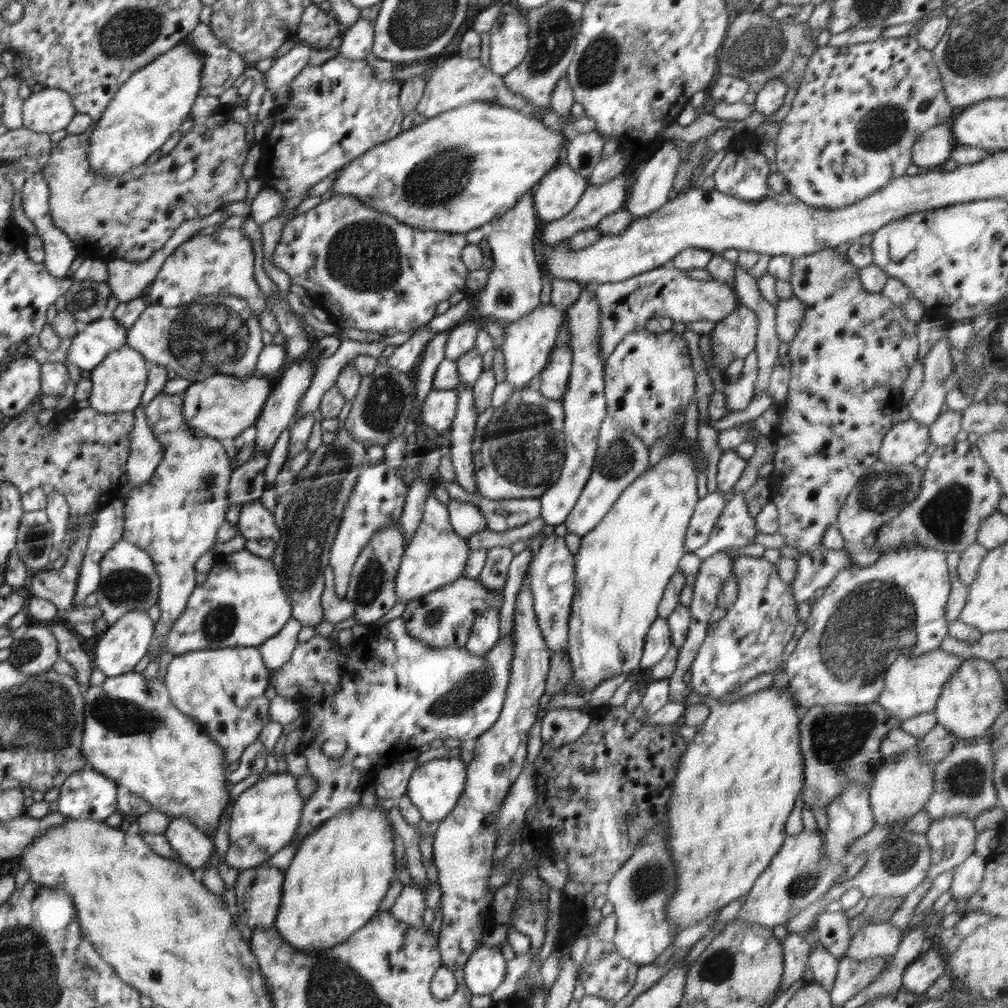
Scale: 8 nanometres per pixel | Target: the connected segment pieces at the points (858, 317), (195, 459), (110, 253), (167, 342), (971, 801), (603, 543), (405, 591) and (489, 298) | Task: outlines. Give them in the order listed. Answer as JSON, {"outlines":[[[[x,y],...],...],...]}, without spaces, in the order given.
{"outlines":[[[[826,247],[815,253],[803,254],[794,257],[790,284],[793,296],[805,304],[805,311],[796,336],[789,342],[788,354],[790,361],[790,380],[788,389],[788,400],[785,400],[786,408],[780,419],[782,432],[794,432],[794,434],[782,434],[776,444],[776,456],[774,456],[774,470],[770,475],[771,485],[774,488],[771,502],[778,510],[778,535],[784,537],[786,546],[797,548],[801,555],[812,550],[816,545],[822,543],[822,537],[828,527],[836,524],[838,513],[852,488],[858,483],[865,471],[876,463],[884,435],[891,429],[892,414],[898,412],[906,403],[903,401],[903,384],[907,379],[909,370],[919,360],[919,342],[917,339],[917,325],[908,319],[901,306],[894,304],[885,294],[869,293],[864,290],[859,270],[856,270],[847,259],[845,253],[839,253],[836,248]]],[[[162,392],[155,396],[146,406],[145,408],[145,417],[148,423],[148,426],[152,429],[154,436],[158,439],[158,442],[161,442],[161,445],[165,448],[164,457],[162,457],[162,461],[158,463],[158,467],[154,472],[154,475],[149,478],[146,484],[142,484],[142,486],[138,486],[138,488],[127,489],[123,492],[124,495],[124,531],[122,534],[122,538],[130,543],[134,543],[134,546],[140,547],[142,550],[145,550],[150,556],[151,559],[154,560],[154,570],[156,574],[159,576],[159,598],[157,606],[160,608],[160,618],[154,623],[153,628],[153,637],[149,642],[149,650],[148,656],[151,658],[152,661],[161,660],[161,656],[158,656],[158,653],[163,651],[163,640],[165,640],[168,631],[173,628],[174,621],[184,609],[186,609],[186,604],[188,603],[188,599],[190,599],[190,594],[192,594],[194,588],[196,588],[196,580],[194,576],[196,576],[197,572],[194,570],[194,563],[198,560],[198,557],[205,552],[210,551],[212,546],[216,544],[216,532],[218,532],[218,528],[226,522],[226,514],[228,512],[228,488],[230,488],[230,478],[232,478],[232,474],[234,470],[231,468],[231,459],[228,458],[226,455],[226,451],[224,447],[220,444],[220,439],[210,437],[208,435],[204,435],[202,433],[197,433],[193,435],[189,431],[189,427],[184,422],[184,417],[182,416],[182,403],[183,403],[183,392],[180,394],[166,394]]],[[[228,120],[214,130],[196,126],[186,136],[181,136],[178,144],[155,163],[144,163],[110,178],[93,172],[89,167],[89,137],[95,126],[94,122],[82,134],[67,135],[55,144],[53,156],[42,172],[49,186],[49,209],[54,226],[63,230],[74,242],[79,258],[97,259],[106,264],[118,258],[134,263],[148,261],[185,220],[208,216],[247,195],[247,181],[242,177],[242,165],[249,151],[246,125]]],[[[209,294],[181,306],[148,306],[136,324],[129,326],[128,343],[134,350],[141,351],[151,366],[166,366],[172,375],[197,383],[222,372],[238,378],[248,378],[254,374],[259,354],[264,348],[261,334],[259,320],[253,315],[246,299],[227,294]]],[[[980,736],[971,739],[958,738],[952,751],[936,765],[934,784],[924,810],[928,812],[931,822],[944,817],[967,816],[974,820],[979,814],[997,804],[996,789],[992,773],[994,756],[988,737]]],[[[686,445],[685,450],[670,448],[669,453],[662,461],[660,461],[660,463],[652,467],[650,471],[645,471],[640,477],[636,478],[630,486],[626,487],[624,493],[622,493],[616,502],[614,502],[612,509],[602,517],[602,521],[590,531],[590,533],[581,538],[580,549],[578,549],[578,553],[574,555],[576,556],[576,593],[574,594],[571,605],[566,655],[569,658],[572,667],[572,684],[583,688],[585,692],[587,692],[584,694],[585,696],[592,694],[593,690],[601,682],[604,682],[613,676],[618,676],[619,674],[628,674],[639,665],[646,633],[648,632],[650,625],[659,617],[657,614],[658,606],[662,601],[666,585],[669,583],[672,574],[679,570],[678,565],[680,559],[688,552],[684,548],[686,532],[688,531],[688,526],[690,526],[690,520],[692,520],[691,518],[699,502],[699,498],[697,492],[698,473],[696,472],[697,467],[695,466],[696,459],[694,454],[692,455],[688,452],[687,447],[688,446]]],[[[428,490],[422,521],[416,534],[405,547],[397,570],[395,591],[398,603],[406,604],[414,601],[464,575],[464,568],[466,568],[470,553],[467,540],[458,537],[452,529],[446,505],[436,500],[434,490]]],[[[535,189],[526,192],[518,202],[500,218],[490,221],[492,231],[487,236],[494,259],[494,268],[490,270],[484,288],[474,294],[475,311],[481,316],[493,316],[497,322],[516,322],[537,306],[542,290],[542,274],[536,262],[534,238],[536,238],[537,212],[534,207]]]]}

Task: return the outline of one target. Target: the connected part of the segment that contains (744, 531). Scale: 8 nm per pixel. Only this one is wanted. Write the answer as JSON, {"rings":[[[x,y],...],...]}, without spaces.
{"rings":[[[744,492],[733,494],[718,516],[708,542],[694,550],[693,553],[704,560],[726,548],[751,545],[754,543],[756,534],[755,518],[750,516],[750,512],[746,508],[746,495]]]}

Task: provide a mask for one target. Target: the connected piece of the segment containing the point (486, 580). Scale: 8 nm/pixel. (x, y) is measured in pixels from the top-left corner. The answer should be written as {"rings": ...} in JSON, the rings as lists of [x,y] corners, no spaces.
{"rings":[[[496,546],[487,550],[487,559],[485,565],[479,575],[479,579],[484,583],[490,592],[494,592],[496,596],[500,592],[504,592],[503,588],[506,582],[506,573],[509,569],[514,553],[510,547]]]}

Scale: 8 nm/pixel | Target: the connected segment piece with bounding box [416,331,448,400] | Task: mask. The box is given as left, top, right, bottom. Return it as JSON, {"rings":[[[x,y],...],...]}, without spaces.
{"rings":[[[448,331],[436,334],[425,346],[425,356],[417,372],[417,395],[424,400],[433,389],[433,378],[438,365],[445,359],[445,348]]]}

